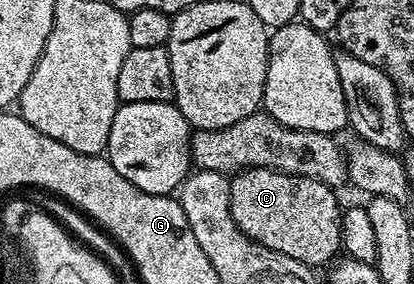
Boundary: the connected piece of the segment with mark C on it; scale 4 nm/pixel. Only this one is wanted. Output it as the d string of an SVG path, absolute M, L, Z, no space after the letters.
M250 166L231 178L229 208L245 236L301 264L320 268L326 267L340 253L343 244L343 215L335 194L332 187L315 178L286 174L264 166Z

